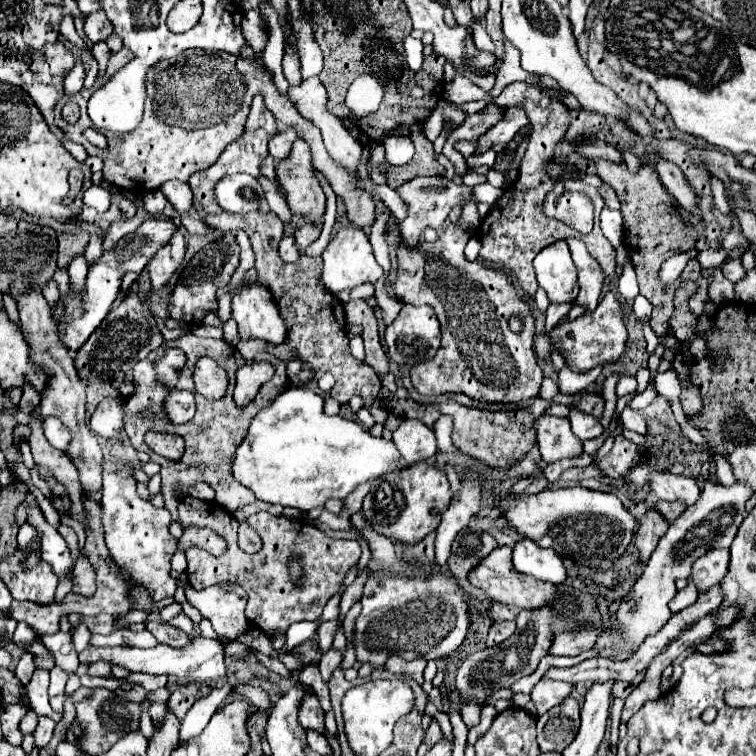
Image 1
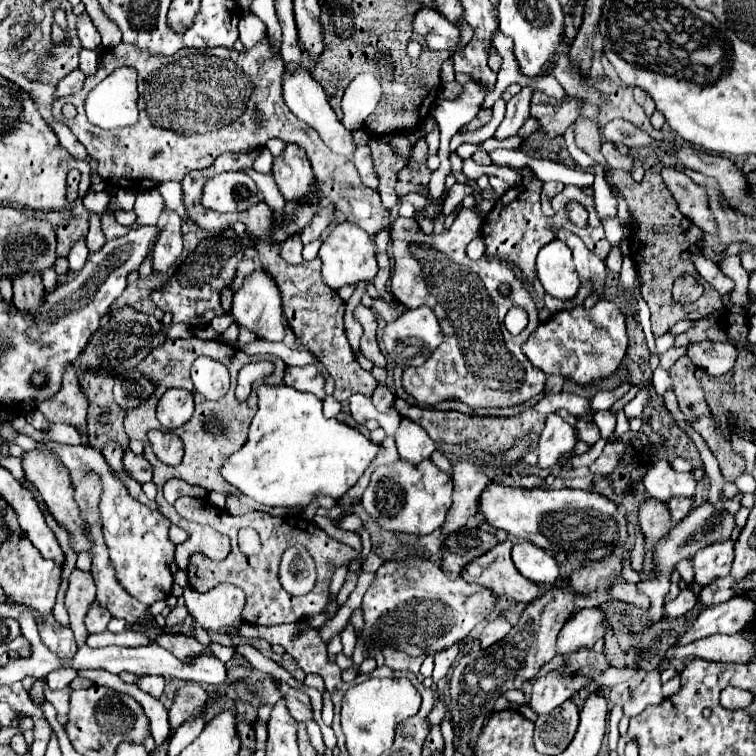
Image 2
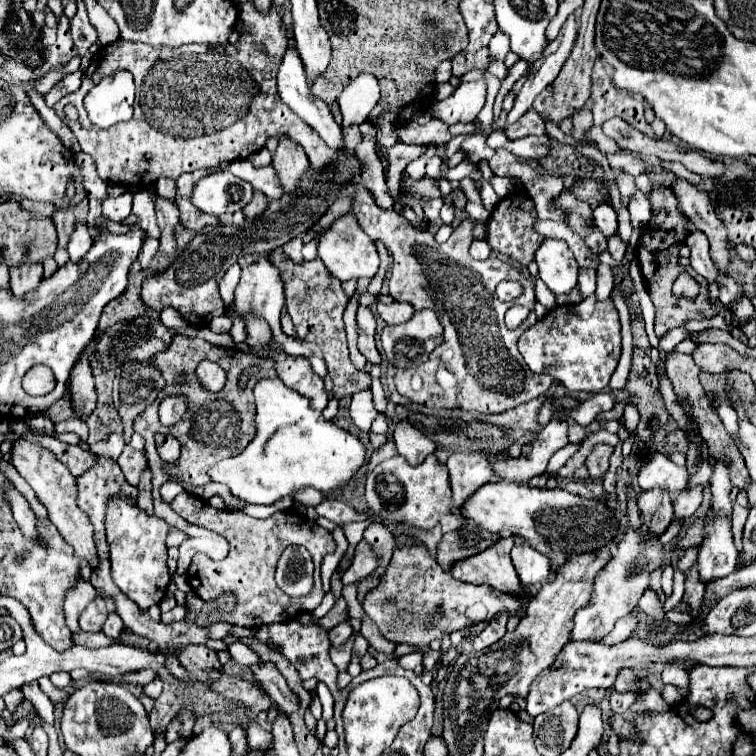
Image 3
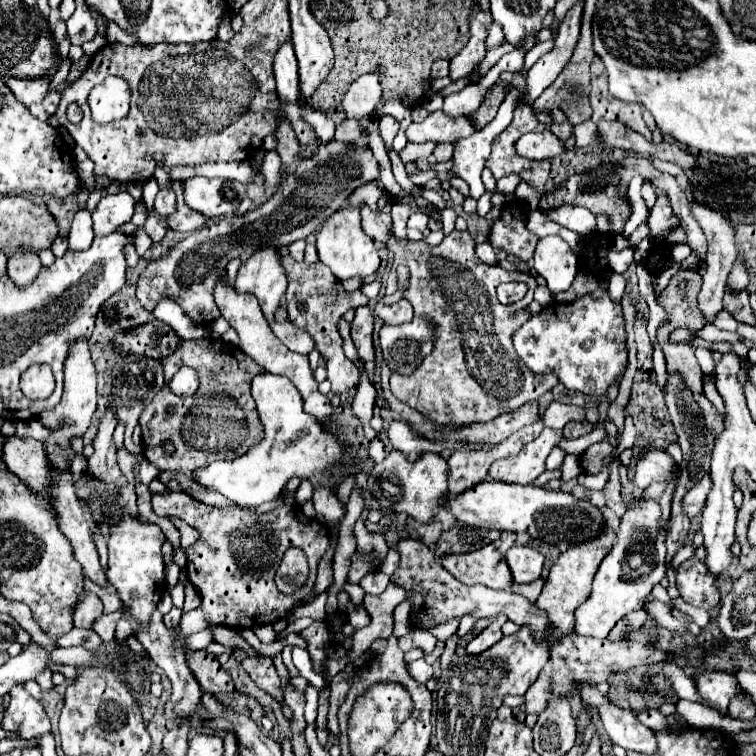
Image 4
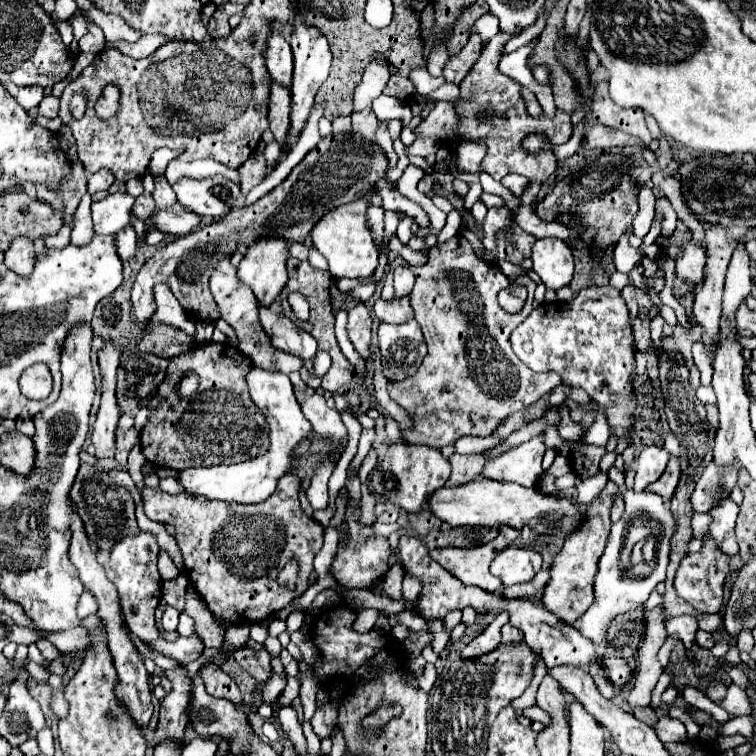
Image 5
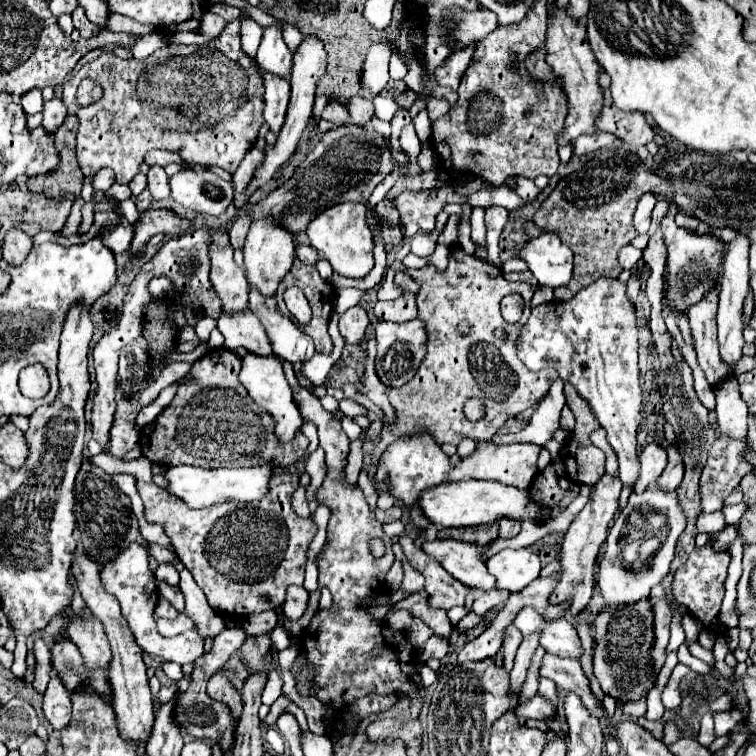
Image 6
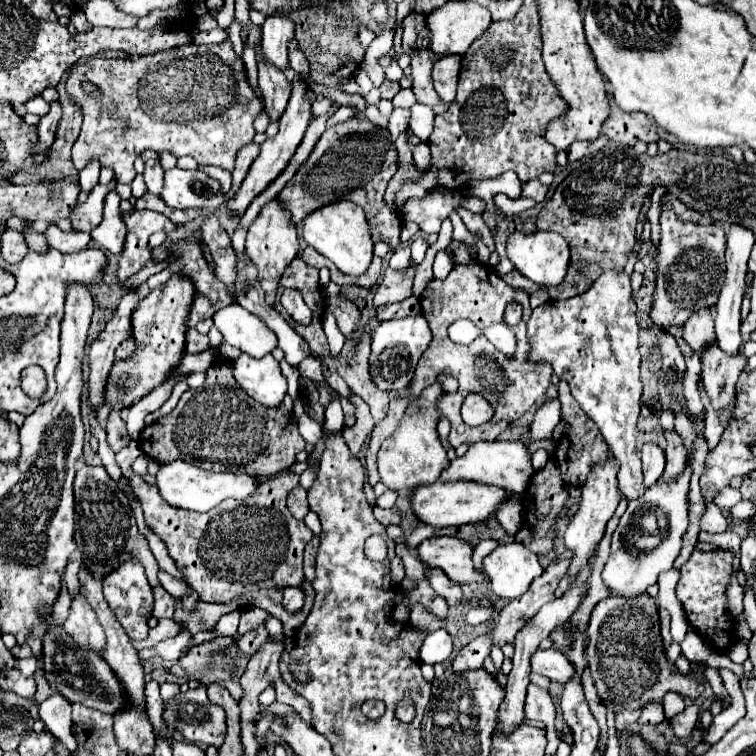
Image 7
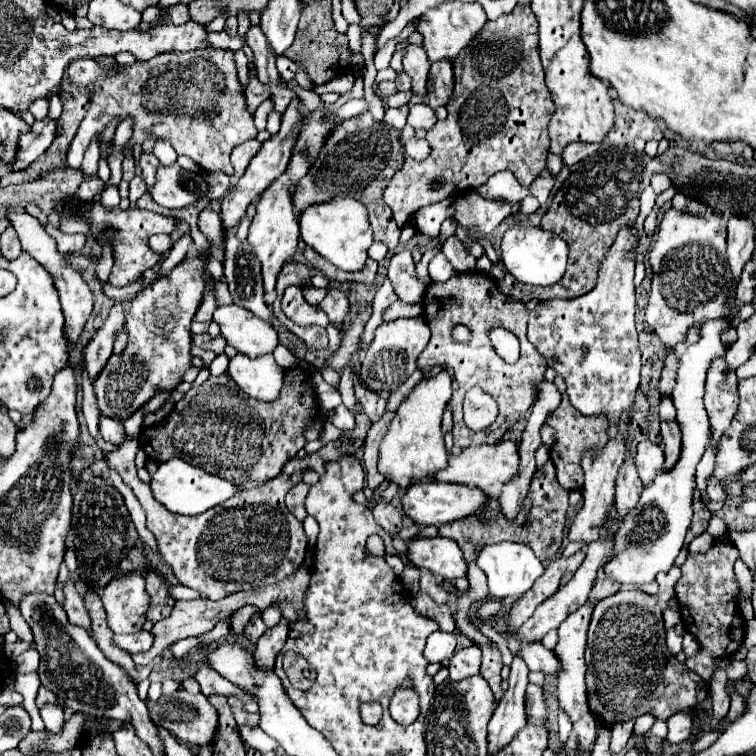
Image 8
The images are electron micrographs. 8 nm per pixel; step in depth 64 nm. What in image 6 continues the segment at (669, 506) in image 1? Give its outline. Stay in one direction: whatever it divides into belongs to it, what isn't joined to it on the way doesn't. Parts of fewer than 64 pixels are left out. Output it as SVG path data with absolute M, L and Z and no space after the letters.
M716 440L708 452L708 462L700 476L700 506L702 512L716 512L724 506L724 500L732 494L732 490L738 486L740 478L748 474L752 468L748 462L742 460L744 444L736 444L734 440Z

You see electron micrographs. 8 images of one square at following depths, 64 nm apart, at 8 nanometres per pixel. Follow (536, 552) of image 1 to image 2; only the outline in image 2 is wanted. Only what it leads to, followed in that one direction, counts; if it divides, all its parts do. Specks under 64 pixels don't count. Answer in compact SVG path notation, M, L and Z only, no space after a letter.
M520 542L512 548L512 560L518 572L534 582L556 584L560 578L558 562L532 542Z

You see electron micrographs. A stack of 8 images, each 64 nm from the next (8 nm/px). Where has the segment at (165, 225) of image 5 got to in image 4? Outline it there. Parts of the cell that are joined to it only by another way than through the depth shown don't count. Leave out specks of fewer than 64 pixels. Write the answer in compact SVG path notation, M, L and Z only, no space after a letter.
M176 180L172 184L174 192L176 192L176 198L178 198L178 208L176 212L168 218L168 226L176 232L194 232L198 228L204 228L208 218L202 216L200 212L188 208L188 204L184 202L184 188L182 188L182 180Z

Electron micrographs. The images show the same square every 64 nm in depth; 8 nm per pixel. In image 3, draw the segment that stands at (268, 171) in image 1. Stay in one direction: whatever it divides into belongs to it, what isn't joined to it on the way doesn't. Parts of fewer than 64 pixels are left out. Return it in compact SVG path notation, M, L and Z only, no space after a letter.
M262 148L249 157L252 164L257 167L267 166L272 163L272 154L266 149Z

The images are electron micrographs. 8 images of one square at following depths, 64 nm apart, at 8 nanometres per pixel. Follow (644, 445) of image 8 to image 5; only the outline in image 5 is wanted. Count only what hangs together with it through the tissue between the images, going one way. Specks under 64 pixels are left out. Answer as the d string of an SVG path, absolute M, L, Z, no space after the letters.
M646 446L640 452L638 462L636 462L636 484L634 484L634 490L642 492L648 484L656 482L666 470L668 458L670 458L670 454L664 448Z

